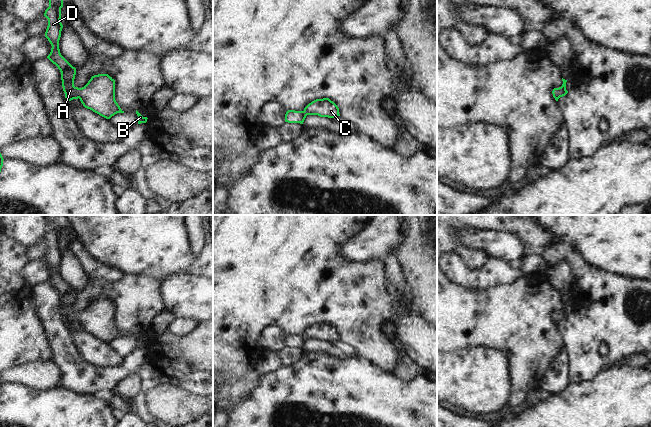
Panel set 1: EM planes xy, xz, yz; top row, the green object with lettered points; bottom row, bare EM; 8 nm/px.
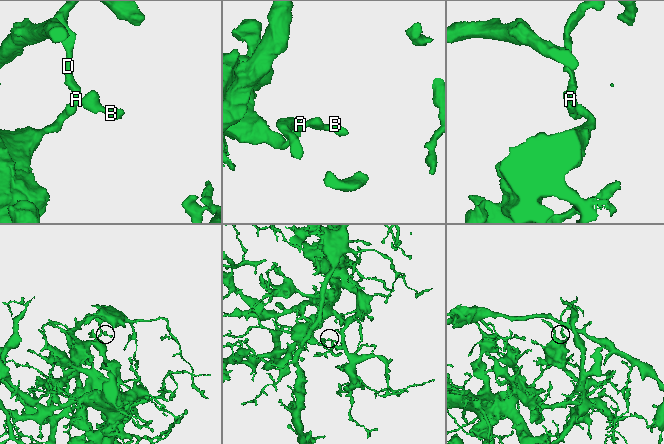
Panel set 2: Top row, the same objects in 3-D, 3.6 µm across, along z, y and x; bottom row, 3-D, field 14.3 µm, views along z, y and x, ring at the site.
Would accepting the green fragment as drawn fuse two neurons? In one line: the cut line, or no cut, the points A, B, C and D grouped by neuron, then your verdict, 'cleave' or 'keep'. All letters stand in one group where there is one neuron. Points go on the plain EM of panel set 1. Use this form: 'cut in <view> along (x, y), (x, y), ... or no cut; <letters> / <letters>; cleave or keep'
no cut; A B C D; keep

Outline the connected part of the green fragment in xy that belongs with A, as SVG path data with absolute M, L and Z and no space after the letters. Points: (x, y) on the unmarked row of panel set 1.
M47 215L49 231L44 240L48 243L45 261L52 272L47 282L61 296L62 311L68 325L80 323L83 330L100 340L110 343L117 337L124 337L115 324L115 304L108 298L98 298L91 301L88 307L78 312L74 310L76 292L60 277L59 264L63 249L61 247L61 232L63 231L63 215Z

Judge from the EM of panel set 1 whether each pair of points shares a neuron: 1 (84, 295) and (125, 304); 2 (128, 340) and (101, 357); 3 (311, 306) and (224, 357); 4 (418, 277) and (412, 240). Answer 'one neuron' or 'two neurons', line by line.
1: one neuron
2: two neurons
3: one neuron
4: one neuron

